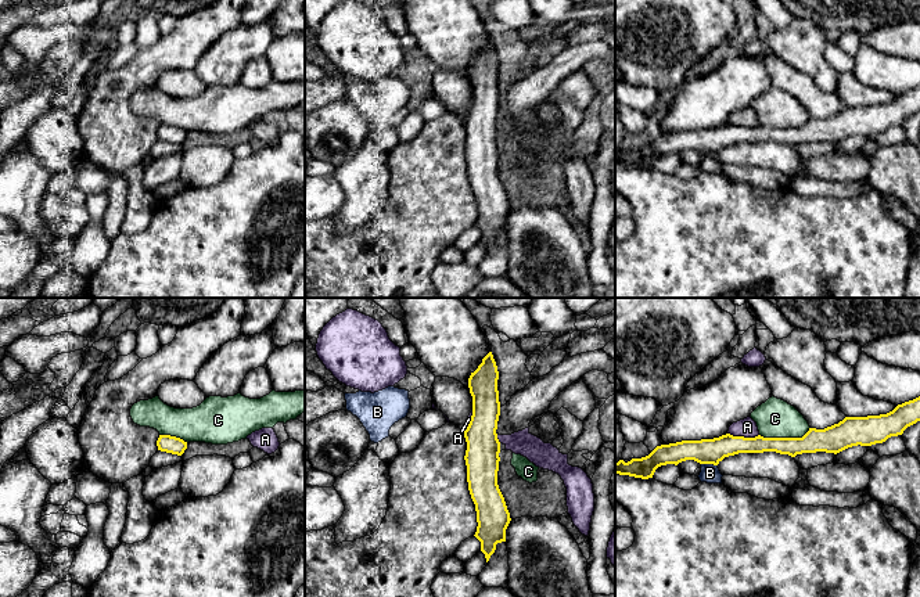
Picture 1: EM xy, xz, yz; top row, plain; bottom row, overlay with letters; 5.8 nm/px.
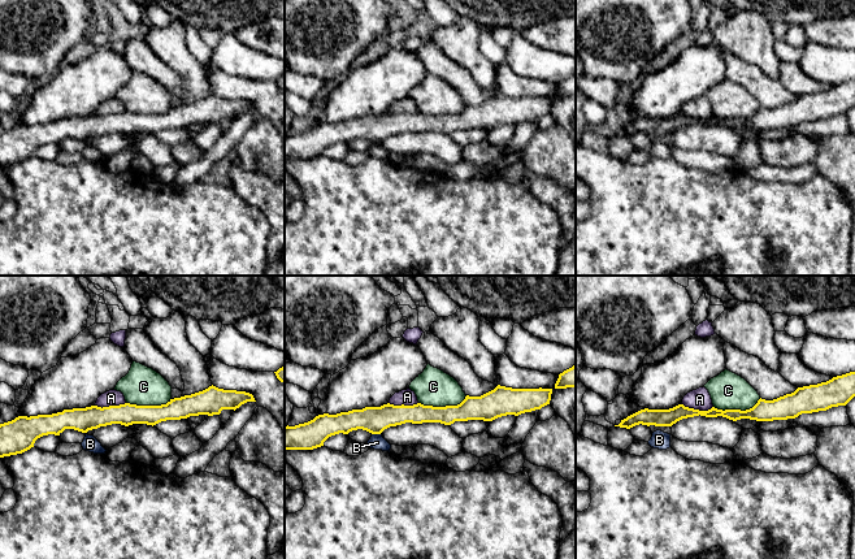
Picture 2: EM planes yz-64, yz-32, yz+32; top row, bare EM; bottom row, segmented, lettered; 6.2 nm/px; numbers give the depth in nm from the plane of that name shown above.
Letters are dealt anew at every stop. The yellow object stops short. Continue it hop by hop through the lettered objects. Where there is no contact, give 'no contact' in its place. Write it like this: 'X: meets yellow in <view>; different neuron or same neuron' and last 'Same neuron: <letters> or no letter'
A: meets yellow in yz; different neuron
B: meets yellow in yz; different neuron
C: meets yellow in yz; different neuron
Same neuron: no letter

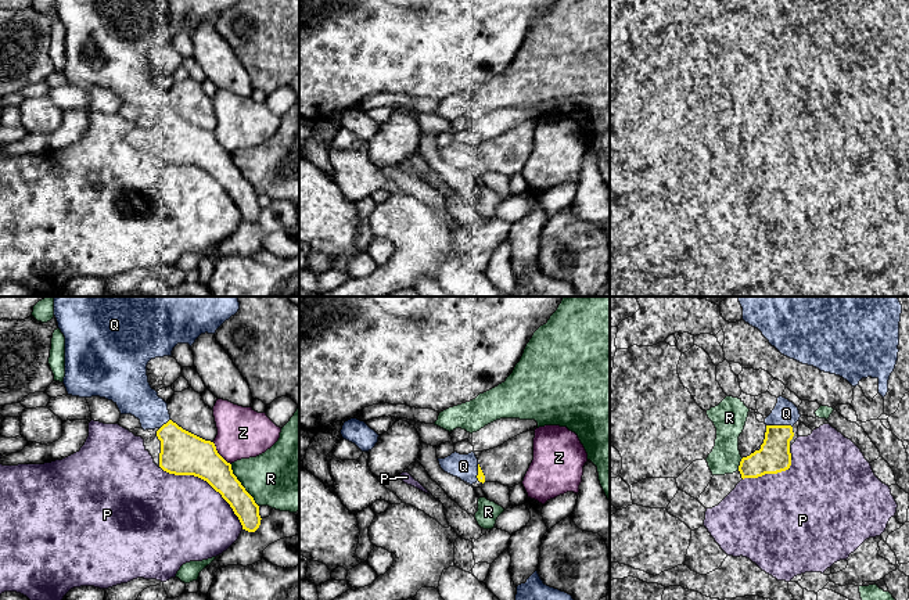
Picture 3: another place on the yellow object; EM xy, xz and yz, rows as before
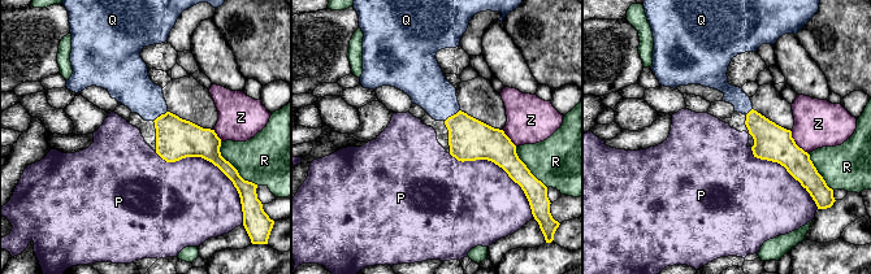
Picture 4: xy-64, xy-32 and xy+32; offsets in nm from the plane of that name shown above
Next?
P: meets yellow in xy; different neuron
Q: meets yellow in yz; same neuron
R: meets yellow in xy; different neuron
Z: meets yellow in xy; different neuron
Same neuron: Q

